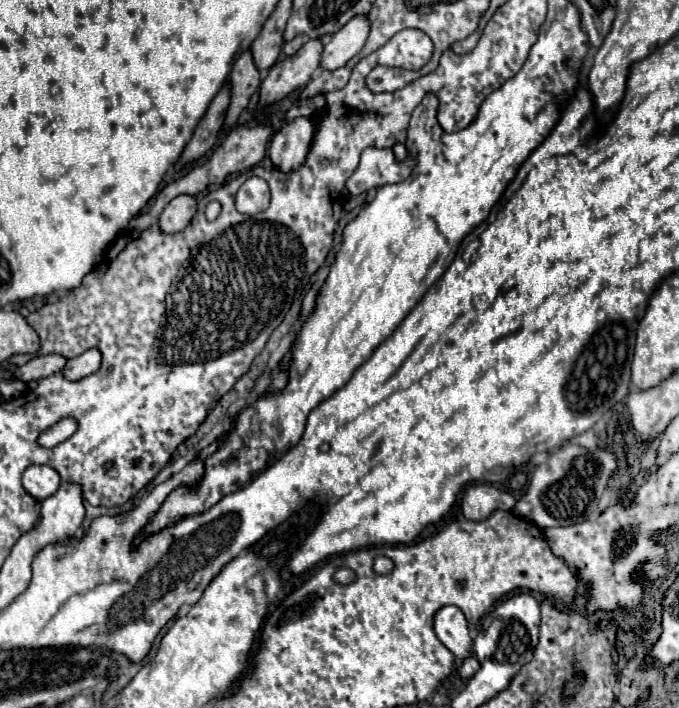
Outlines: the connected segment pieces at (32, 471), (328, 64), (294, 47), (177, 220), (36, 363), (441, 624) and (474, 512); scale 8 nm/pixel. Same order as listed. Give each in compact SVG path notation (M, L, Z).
M30 465L22 475L24 489L38 501L54 495L60 487L60 475L50 465Z
M356 15L348 25L340 27L330 39L324 41L322 65L326 69L338 69L346 65L354 55L360 53L370 33L370 19L366 15Z
M296 35L294 39L286 41L286 43L284 43L284 55L292 55L292 53L296 53L306 41L308 41L306 35Z
M192 195L174 197L160 215L160 229L164 229L164 233L176 233L184 229L196 215L196 209L196 199Z
M56 353L40 355L40 357L30 359L24 367L18 367L16 377L30 383L30 381L38 381L42 377L48 377L48 375L62 371L64 365L66 365L66 357L62 357L62 355L56 355Z
M444 605L434 615L434 631L438 639L458 657L472 655L472 639L464 613L456 605Z
M486 483L468 487L462 497L462 513L470 521L482 521L496 509L510 511L514 509L514 505L516 505L516 499L510 493L498 491L496 487Z

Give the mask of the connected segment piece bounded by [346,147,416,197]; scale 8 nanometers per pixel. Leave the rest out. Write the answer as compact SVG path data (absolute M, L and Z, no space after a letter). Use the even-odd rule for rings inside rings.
M368 147L362 151L360 165L346 181L346 187L356 197L388 183L400 183L412 173L414 165L416 159L412 155L406 161L398 161L392 149Z

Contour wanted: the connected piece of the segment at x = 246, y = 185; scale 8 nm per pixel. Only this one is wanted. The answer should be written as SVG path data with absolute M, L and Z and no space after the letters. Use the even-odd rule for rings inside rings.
M248 177L236 193L236 209L246 215L256 215L268 209L270 189L268 183L260 177Z

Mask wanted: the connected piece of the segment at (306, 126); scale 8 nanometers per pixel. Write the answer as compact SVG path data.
M296 117L286 121L272 137L270 143L272 163L280 171L298 169L310 153L316 129L318 121L312 121L312 117Z

